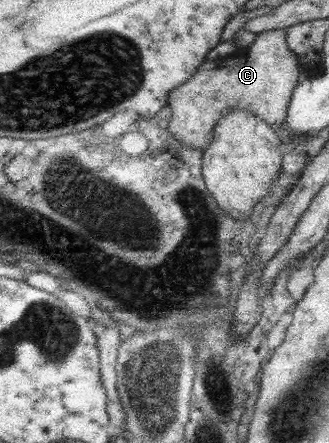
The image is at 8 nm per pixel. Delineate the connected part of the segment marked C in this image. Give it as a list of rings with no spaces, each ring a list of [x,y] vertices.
[[[288,28],[259,34],[248,48],[240,48],[227,57],[206,60],[197,73],[169,92],[173,117],[170,132],[188,147],[205,151],[214,139],[218,121],[232,109],[253,110],[271,127],[285,121],[286,109],[299,75],[296,53],[287,46]]]

